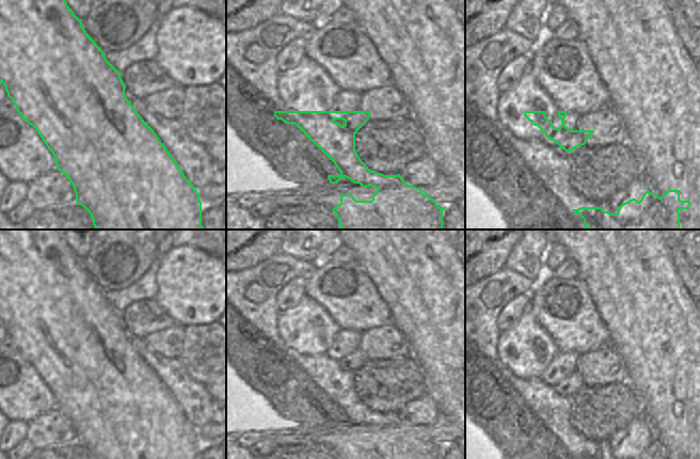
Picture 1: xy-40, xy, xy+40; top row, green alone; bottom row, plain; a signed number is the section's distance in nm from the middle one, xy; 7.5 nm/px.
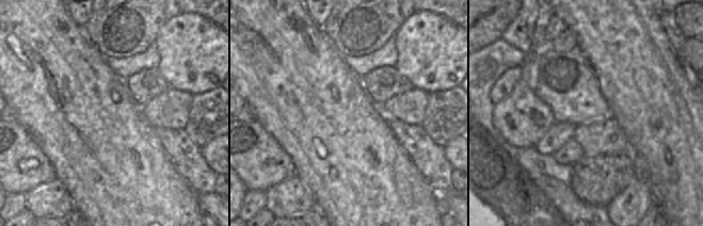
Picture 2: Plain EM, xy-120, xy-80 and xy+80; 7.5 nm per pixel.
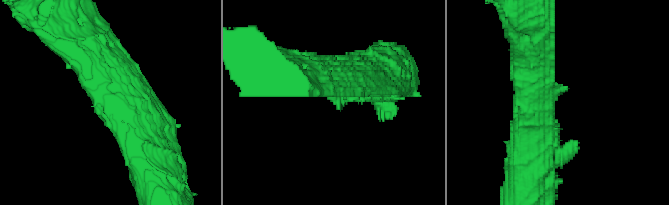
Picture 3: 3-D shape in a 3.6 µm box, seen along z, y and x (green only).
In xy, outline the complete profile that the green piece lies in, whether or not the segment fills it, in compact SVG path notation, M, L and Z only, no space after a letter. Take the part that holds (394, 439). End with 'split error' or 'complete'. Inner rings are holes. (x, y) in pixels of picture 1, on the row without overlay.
M274 350L274 355L286 363L295 363L338 408L339 414L328 414L331 423L337 423L346 416L362 427L369 425L377 428L371 440L356 440L352 433L341 433L340 443L332 449L338 459L443 459L443 449L428 432L421 432L420 427L404 422L400 413L384 414L371 410L359 396L355 390L355 373L369 359L370 350Z; complete

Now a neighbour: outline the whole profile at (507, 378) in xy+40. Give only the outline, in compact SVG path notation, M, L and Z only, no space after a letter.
M477 350L477 355L473 364L468 365L468 370L479 381L478 393L500 417L508 412L550 409L546 403L538 408L531 403L537 394L535 383L542 382L544 378L535 370L535 364L524 355L524 350Z

